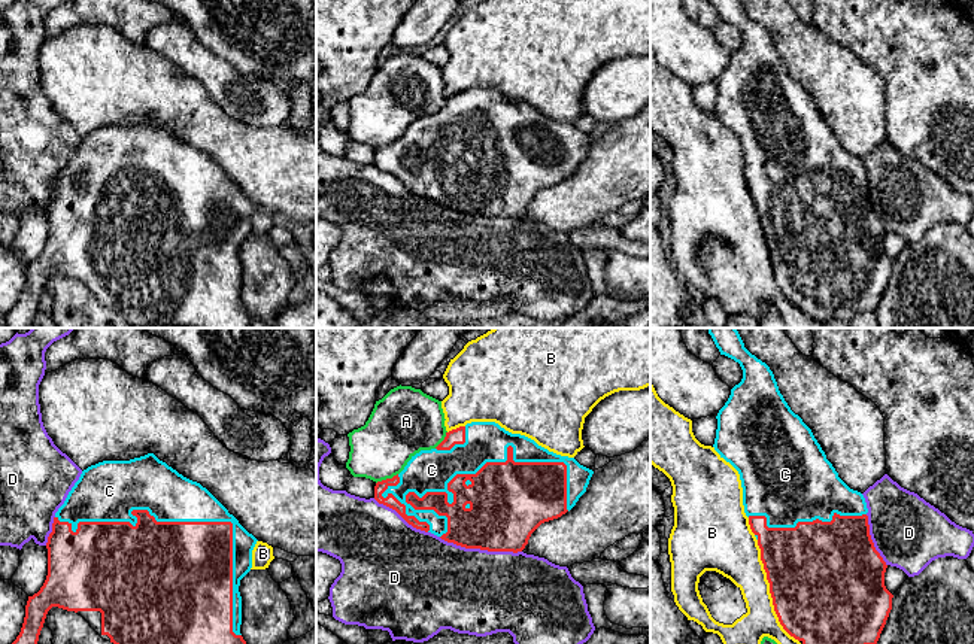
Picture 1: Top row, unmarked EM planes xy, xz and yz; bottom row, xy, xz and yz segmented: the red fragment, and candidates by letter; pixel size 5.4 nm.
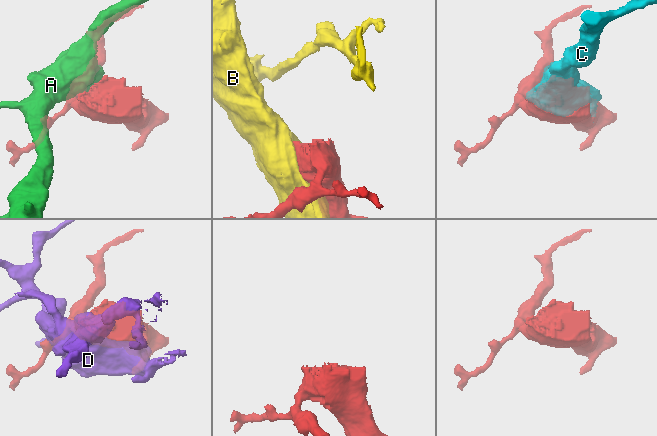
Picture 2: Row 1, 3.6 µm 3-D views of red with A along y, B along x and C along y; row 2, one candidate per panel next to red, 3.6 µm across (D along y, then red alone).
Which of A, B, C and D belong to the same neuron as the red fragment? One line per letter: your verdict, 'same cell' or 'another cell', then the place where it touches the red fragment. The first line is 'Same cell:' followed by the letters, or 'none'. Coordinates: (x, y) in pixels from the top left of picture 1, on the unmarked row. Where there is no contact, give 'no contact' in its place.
Same cell: C
A: another cell | xz (387, 145)
B: another cell | yz (770, 258)
C: same cell | xz (501, 128)
D: another cell | xz (481, 215)

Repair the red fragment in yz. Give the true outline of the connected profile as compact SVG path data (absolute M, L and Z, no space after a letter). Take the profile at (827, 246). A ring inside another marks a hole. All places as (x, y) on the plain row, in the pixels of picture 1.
M710 0L710 1L716 13L719 15L720 21L734 25L735 28L740 30L743 36L741 48L731 55L728 67L716 82L717 95L713 113L720 121L720 124L729 128L740 140L744 179L749 183L750 195L755 200L758 212L761 215L761 227L767 239L774 277L779 283L780 291L791 303L801 307L804 313L807 313L811 319L817 322L832 319L844 319L850 322L859 313L876 312L886 291L889 279L892 276L893 261L885 252L885 239L887 231L880 222L880 219L876 216L874 209L871 206L867 182L868 174L864 161L858 157L850 155L838 143L838 139L835 137L832 130L826 125L826 121L822 116L817 106L814 104L811 95L802 88L802 85L798 80L795 80L791 76L791 73L785 67L770 33L744 13L740 0Z

